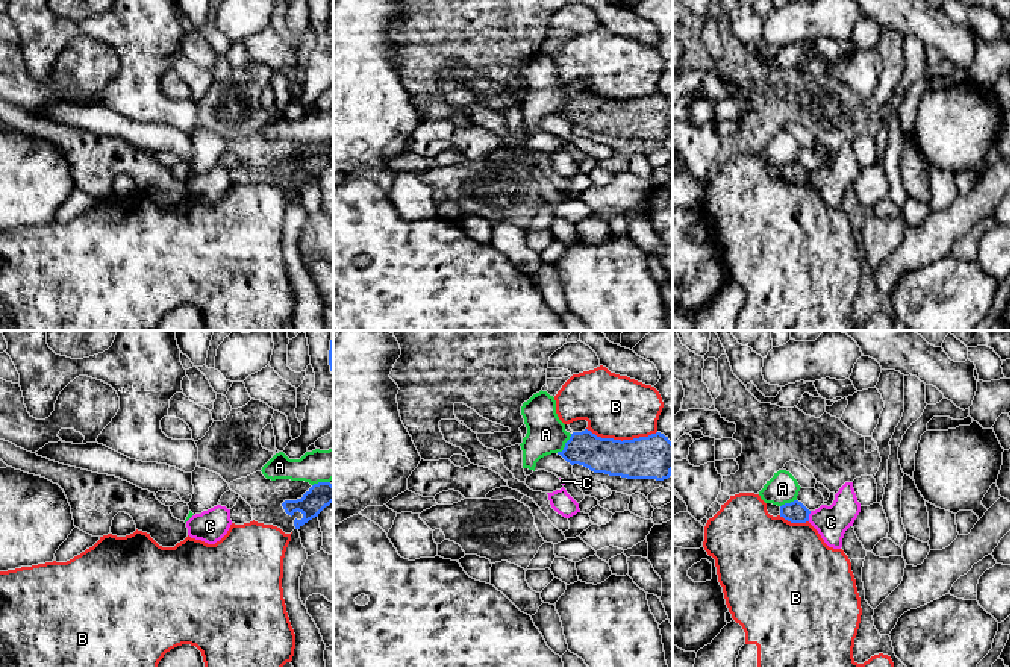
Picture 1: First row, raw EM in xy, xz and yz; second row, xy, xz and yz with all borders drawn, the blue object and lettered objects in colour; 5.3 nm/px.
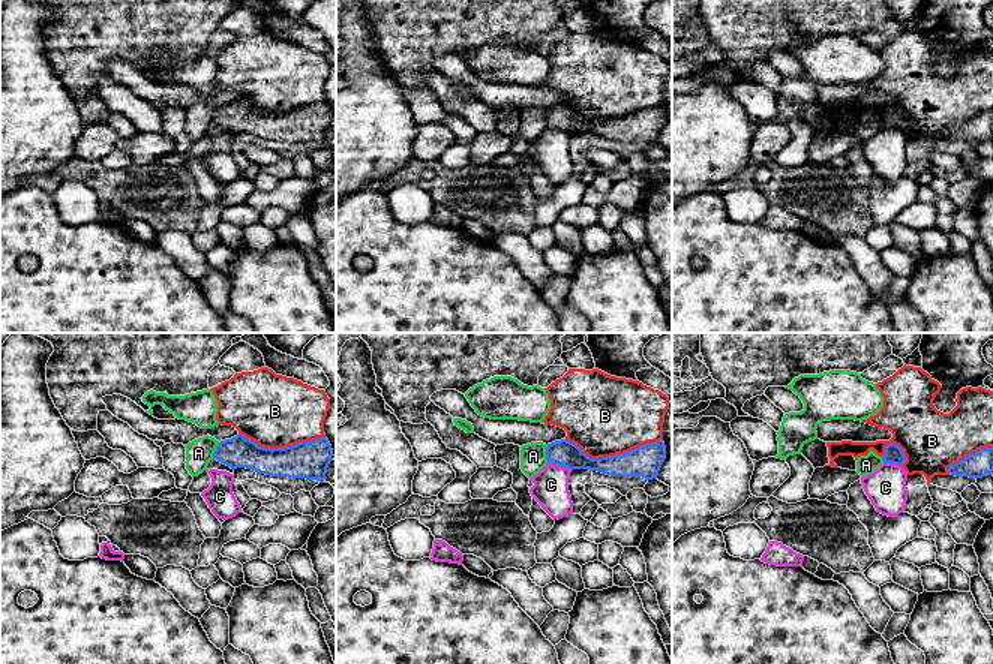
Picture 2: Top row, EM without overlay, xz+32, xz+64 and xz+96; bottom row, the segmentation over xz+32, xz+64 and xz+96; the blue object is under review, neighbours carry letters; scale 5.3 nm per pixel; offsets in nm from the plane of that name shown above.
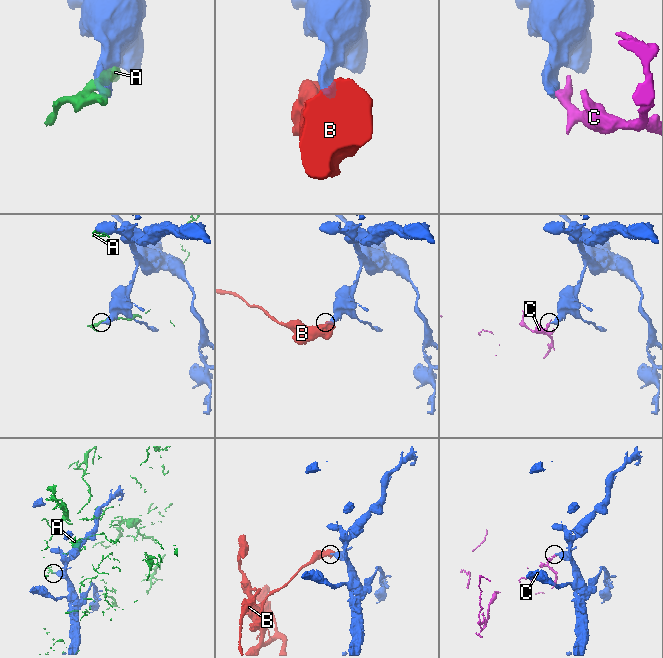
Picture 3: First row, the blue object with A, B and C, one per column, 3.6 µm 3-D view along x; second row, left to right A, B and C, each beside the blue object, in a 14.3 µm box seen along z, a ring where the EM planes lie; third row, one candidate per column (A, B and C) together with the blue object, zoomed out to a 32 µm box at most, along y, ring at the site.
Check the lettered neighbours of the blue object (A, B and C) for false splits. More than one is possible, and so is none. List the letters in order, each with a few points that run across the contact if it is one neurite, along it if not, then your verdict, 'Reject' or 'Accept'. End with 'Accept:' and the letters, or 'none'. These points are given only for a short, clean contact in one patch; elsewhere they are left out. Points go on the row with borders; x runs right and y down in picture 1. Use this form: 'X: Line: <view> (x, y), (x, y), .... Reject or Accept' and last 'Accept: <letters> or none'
A: Reject
B: Reject
C: Line: yz (811, 511), (808, 520). Reject
Accept: none

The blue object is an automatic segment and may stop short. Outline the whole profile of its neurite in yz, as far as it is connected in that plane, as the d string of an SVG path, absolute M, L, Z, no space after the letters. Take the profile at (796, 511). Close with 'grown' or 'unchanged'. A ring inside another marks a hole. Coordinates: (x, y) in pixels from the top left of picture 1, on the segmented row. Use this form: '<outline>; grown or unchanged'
M798 500L780 506L780 517L791 523L809 521L811 511Z; unchanged

